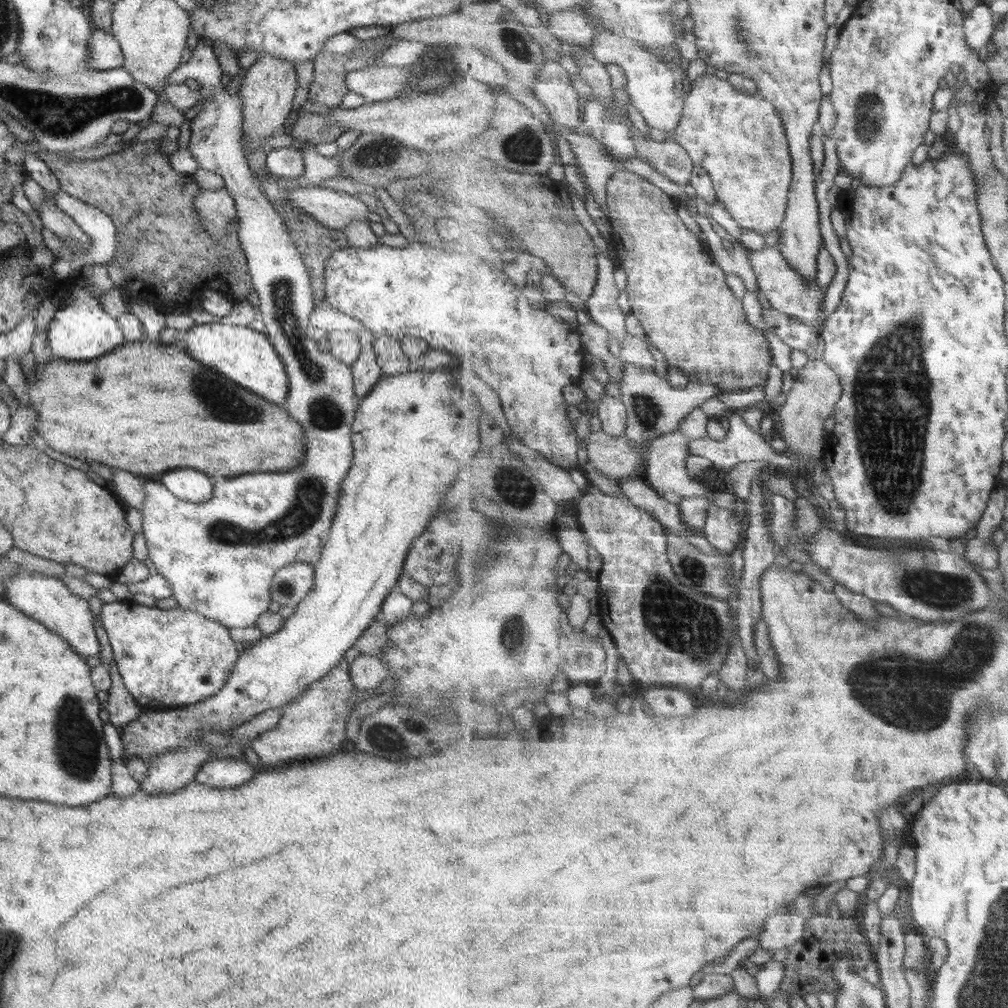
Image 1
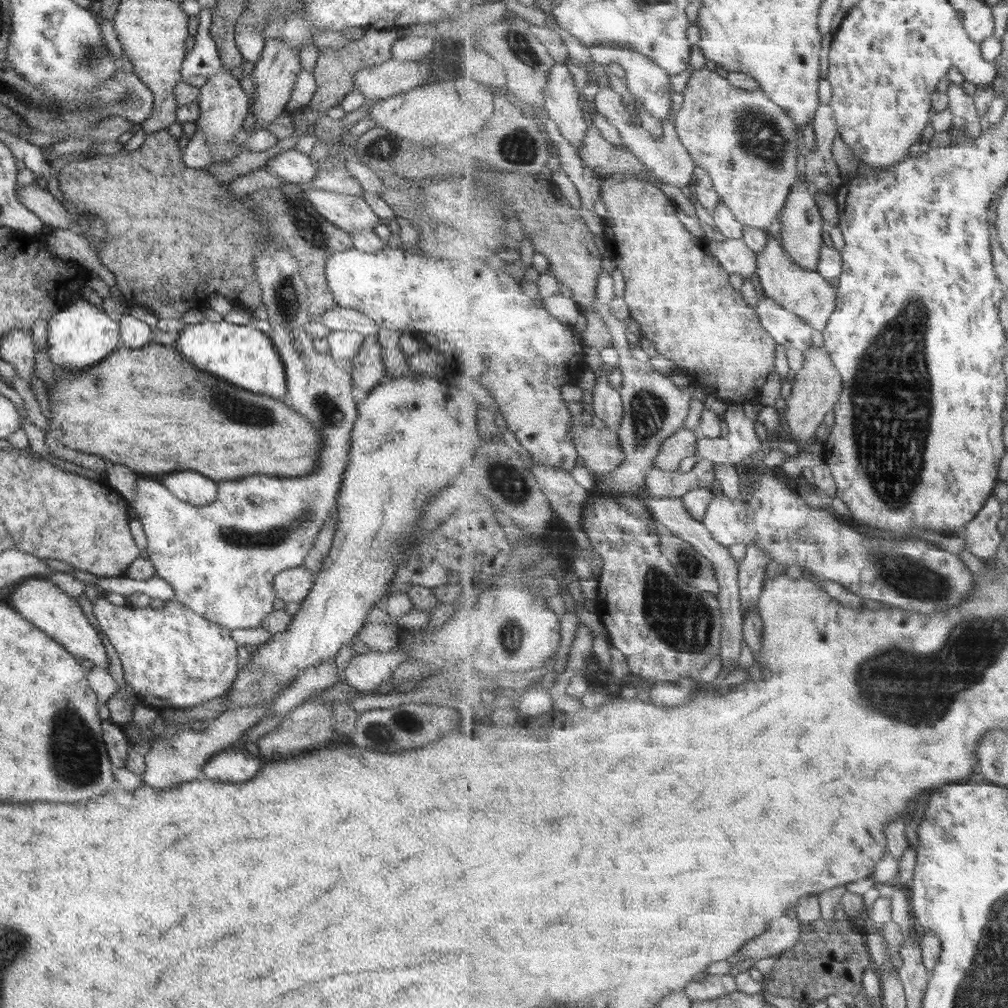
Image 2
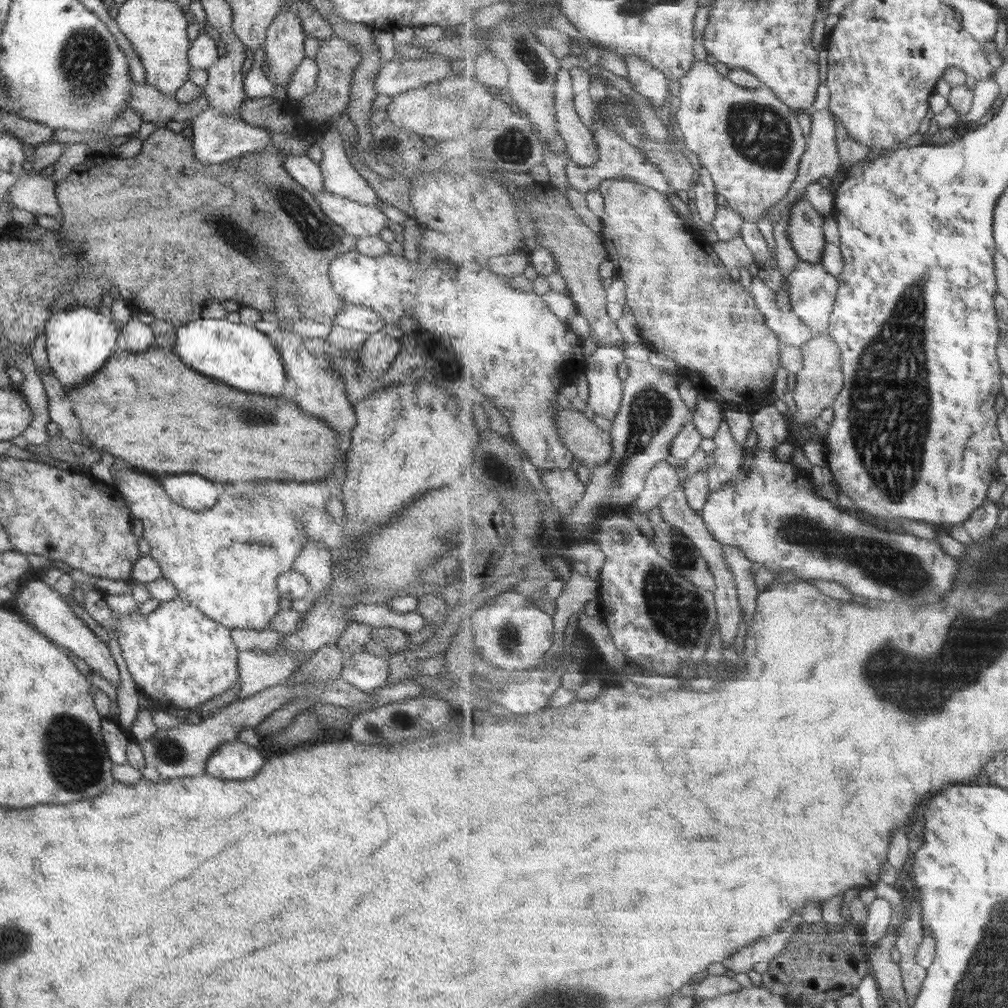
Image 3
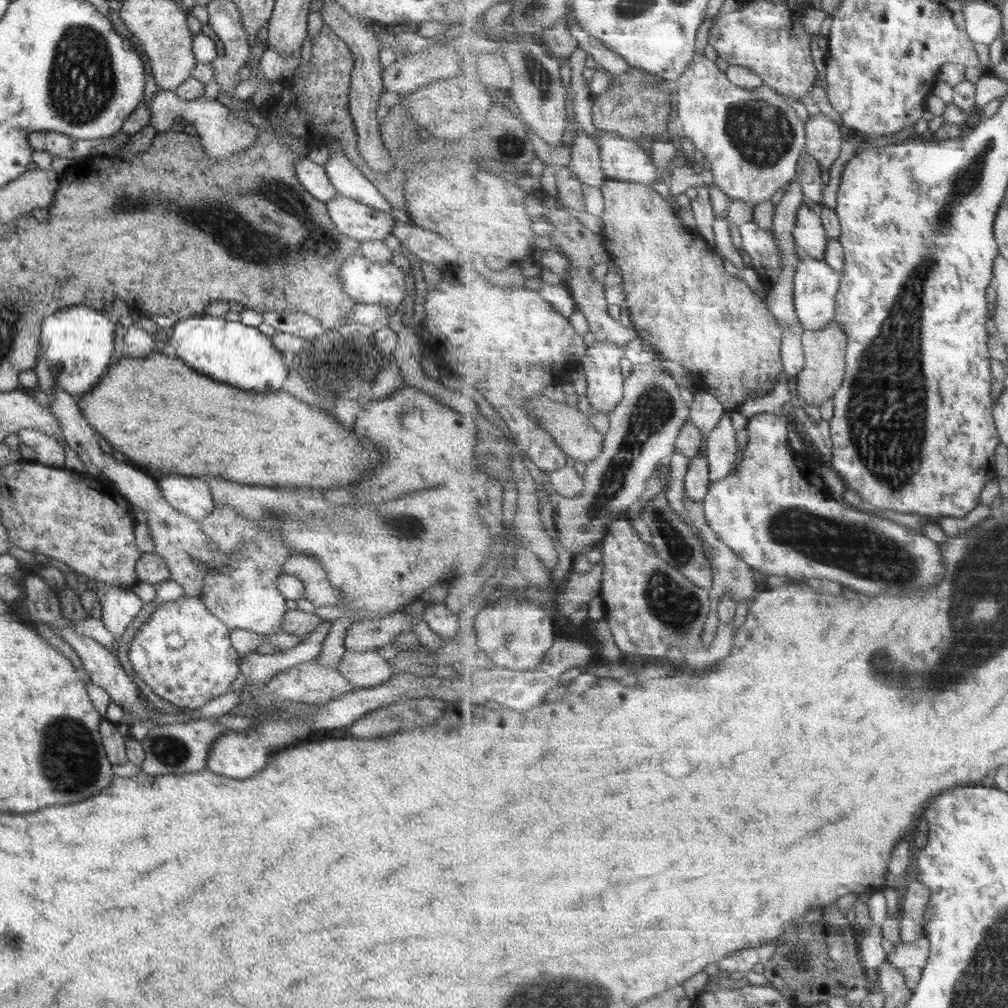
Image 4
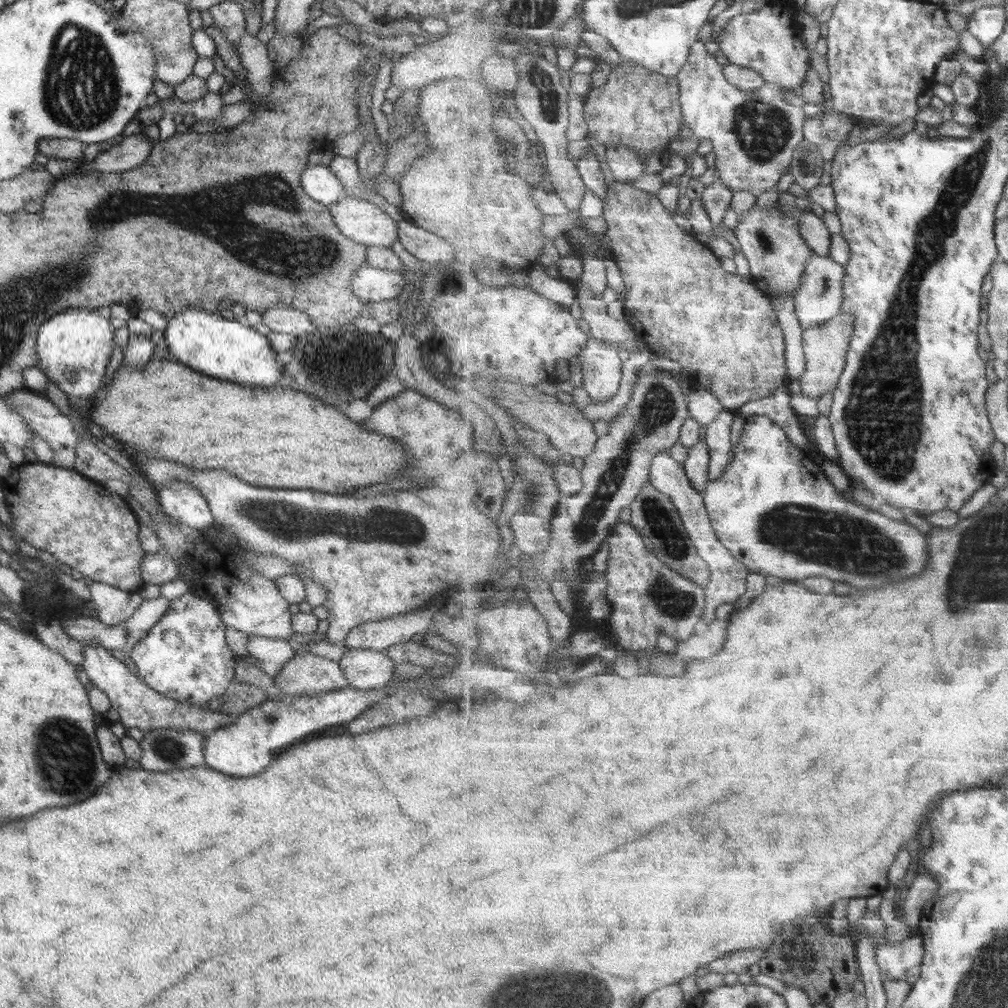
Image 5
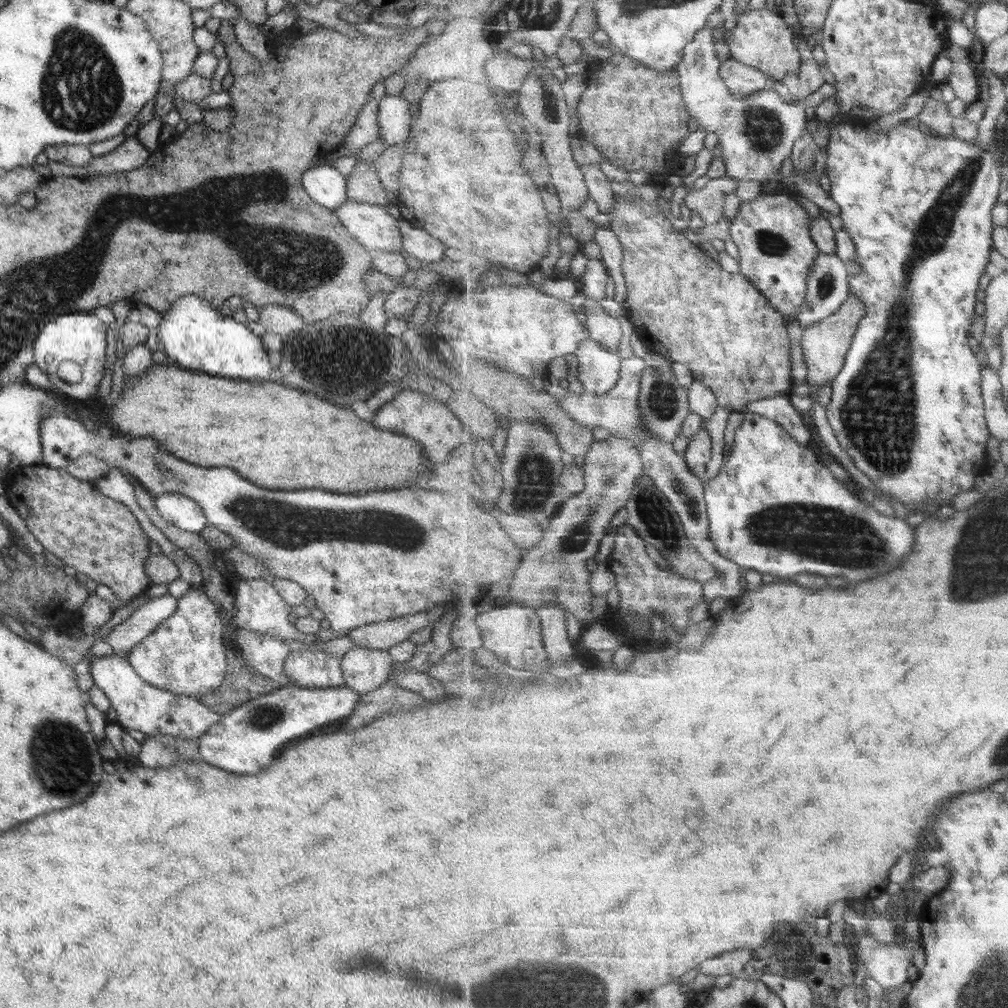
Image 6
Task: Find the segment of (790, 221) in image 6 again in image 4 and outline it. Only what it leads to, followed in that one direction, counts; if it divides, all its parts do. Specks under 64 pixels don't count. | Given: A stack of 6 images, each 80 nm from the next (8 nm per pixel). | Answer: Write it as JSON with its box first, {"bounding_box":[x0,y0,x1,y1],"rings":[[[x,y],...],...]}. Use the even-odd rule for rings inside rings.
{"bounding_box":[740,221,784,288],"rings":[[[753,221],[740,225],[741,240],[753,268],[761,274],[765,286],[773,288],[780,272],[784,271],[784,260],[777,245],[777,234],[772,227],[765,229]]]}

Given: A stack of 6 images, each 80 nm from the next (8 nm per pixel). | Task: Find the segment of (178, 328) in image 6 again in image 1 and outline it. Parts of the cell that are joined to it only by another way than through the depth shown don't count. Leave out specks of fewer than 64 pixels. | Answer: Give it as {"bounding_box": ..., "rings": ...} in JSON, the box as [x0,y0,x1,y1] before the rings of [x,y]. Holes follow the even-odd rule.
{"bounding_box":[185,323,287,406],"rings":[[[221,323],[195,324],[185,335],[185,351],[194,361],[213,369],[220,375],[251,391],[275,406],[285,402],[287,375],[275,349],[267,337],[254,329]]]}

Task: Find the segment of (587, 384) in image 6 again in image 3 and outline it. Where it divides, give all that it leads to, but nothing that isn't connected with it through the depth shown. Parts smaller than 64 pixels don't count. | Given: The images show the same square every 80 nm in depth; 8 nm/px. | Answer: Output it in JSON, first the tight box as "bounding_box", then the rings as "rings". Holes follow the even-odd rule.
{"bounding_box":[585,345,625,421],"rings":[[[598,345],[585,360],[589,382],[588,406],[610,421],[616,419],[623,400],[623,381],[617,376],[619,364],[625,360],[623,351],[615,345]]]}

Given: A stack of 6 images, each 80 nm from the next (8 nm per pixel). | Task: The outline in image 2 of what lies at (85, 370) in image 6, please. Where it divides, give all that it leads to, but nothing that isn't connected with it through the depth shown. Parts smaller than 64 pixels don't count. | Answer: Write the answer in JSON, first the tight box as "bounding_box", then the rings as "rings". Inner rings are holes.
{"bounding_box":[46,297,122,371],"rings":[[[75,297],[53,313],[46,328],[46,353],[55,370],[78,371],[97,364],[105,356],[122,346],[118,323],[107,316],[96,299]]]}

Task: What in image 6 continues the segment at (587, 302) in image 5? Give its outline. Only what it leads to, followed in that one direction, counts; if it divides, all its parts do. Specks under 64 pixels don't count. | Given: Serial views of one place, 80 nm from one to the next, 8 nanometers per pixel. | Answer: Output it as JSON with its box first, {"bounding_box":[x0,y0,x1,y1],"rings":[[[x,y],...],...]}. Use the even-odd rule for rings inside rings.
{"bounding_box":[583,299,623,353],"rings":[[[586,299],[583,307],[590,337],[614,353],[619,352],[619,342],[623,338],[619,320],[611,316],[600,301]]]}

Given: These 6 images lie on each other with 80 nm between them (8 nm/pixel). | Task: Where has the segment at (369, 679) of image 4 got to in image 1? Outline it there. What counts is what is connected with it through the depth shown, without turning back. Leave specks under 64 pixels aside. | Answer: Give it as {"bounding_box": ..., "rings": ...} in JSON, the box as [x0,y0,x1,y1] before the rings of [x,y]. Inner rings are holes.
{"bounding_box":[347,654,389,690],"rings":[[[359,654],[347,669],[353,686],[361,690],[375,689],[385,676],[389,676],[388,668],[379,655]]]}

